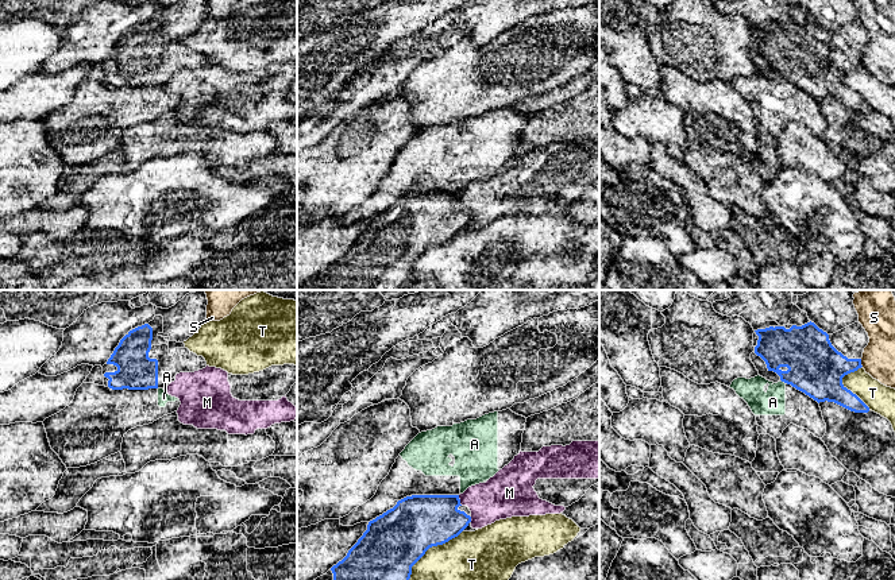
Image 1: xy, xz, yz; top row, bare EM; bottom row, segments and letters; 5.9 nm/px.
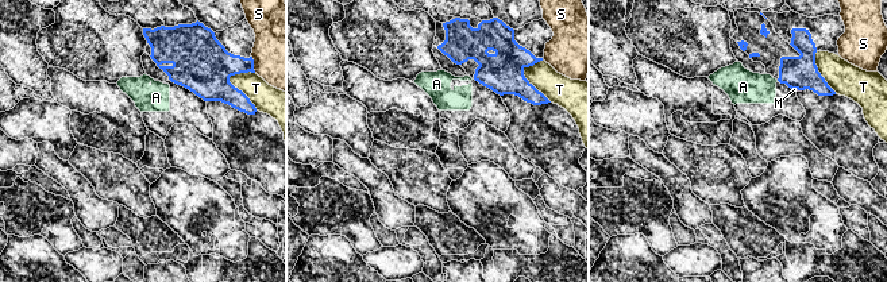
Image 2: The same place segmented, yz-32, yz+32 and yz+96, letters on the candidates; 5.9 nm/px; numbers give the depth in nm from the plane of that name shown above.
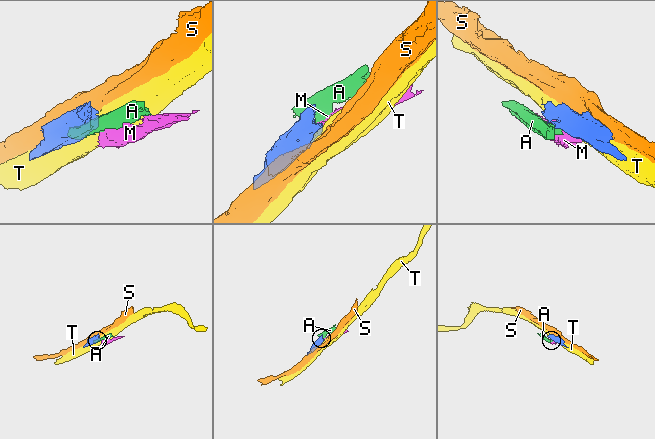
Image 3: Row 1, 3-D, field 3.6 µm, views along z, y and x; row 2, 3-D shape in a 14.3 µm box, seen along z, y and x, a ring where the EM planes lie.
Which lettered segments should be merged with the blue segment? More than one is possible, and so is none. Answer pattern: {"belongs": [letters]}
{"belongs": []}

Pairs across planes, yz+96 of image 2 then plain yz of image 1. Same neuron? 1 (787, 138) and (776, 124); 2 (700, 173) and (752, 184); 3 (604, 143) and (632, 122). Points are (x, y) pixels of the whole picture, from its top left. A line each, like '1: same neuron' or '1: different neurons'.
1: different neurons
2: same neuron
3: different neurons

